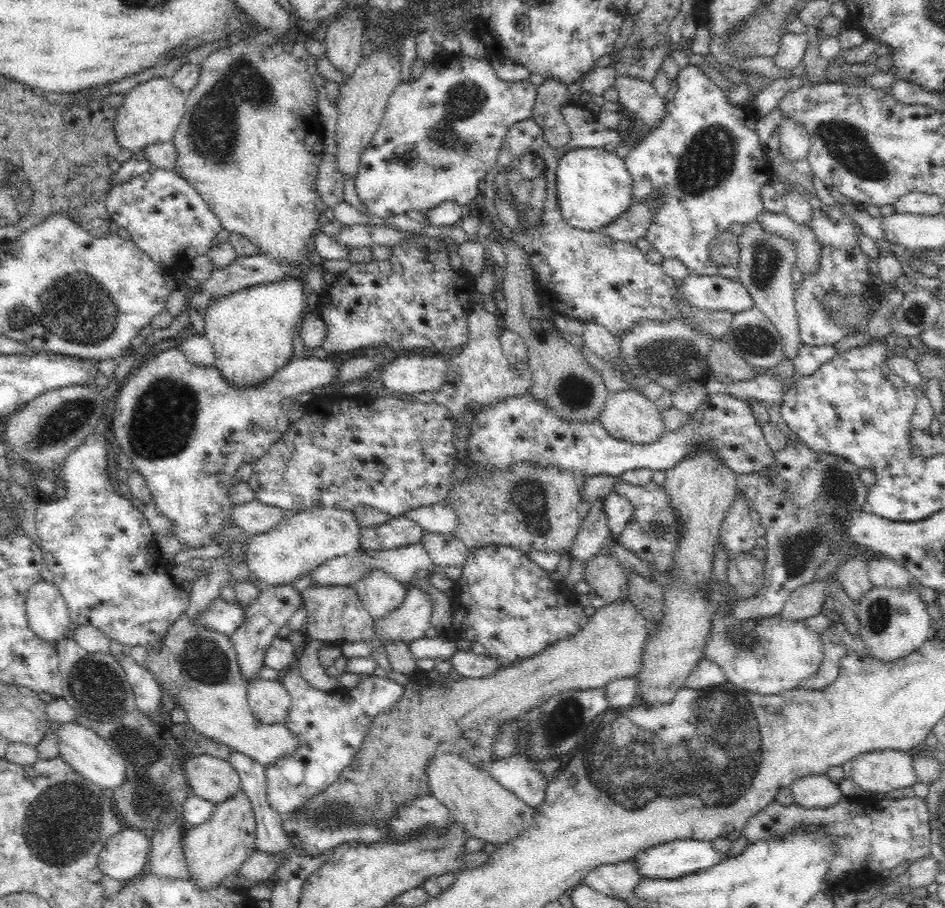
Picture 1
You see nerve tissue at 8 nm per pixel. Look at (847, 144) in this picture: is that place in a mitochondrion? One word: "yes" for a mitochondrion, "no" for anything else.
yes

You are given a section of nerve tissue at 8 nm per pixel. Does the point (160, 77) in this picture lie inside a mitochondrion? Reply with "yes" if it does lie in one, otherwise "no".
no

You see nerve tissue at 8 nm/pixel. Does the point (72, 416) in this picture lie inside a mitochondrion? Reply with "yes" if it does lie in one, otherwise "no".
yes

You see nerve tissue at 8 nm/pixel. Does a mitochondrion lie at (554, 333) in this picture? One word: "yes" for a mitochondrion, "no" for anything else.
no

